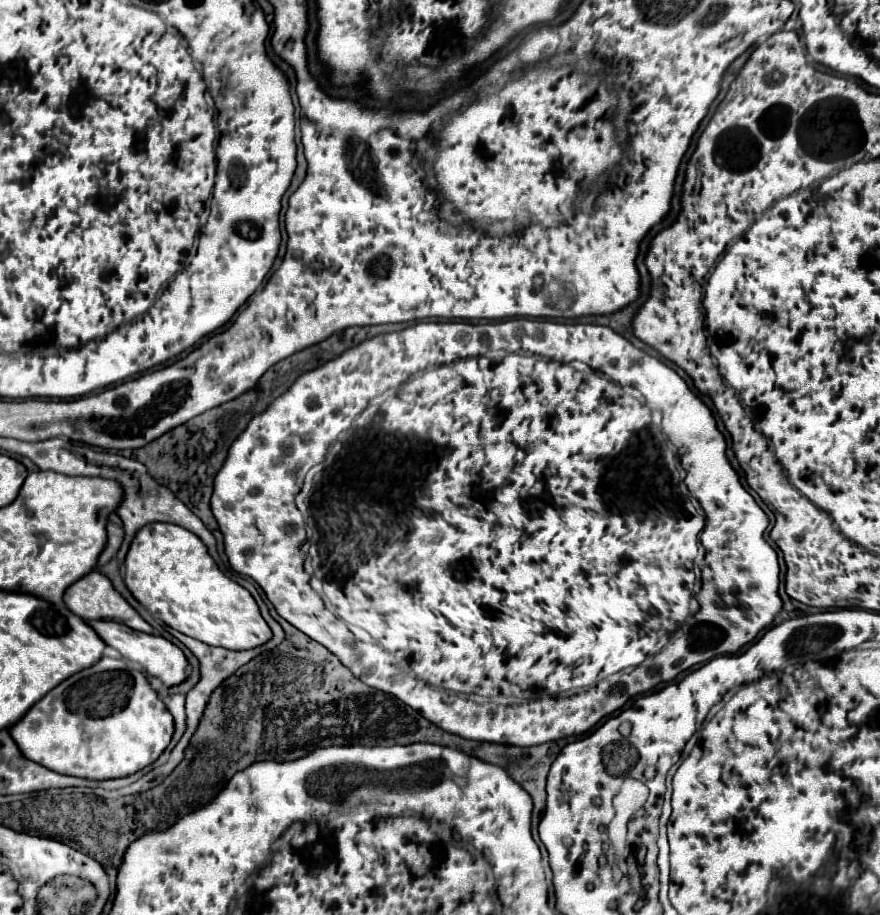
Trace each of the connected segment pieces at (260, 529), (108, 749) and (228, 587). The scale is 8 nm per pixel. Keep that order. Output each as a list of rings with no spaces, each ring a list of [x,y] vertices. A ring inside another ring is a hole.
[[[509,319],[477,323],[477,325],[468,321],[418,322],[414,327],[408,327],[400,333],[372,337],[348,349],[340,357],[324,363],[322,367],[300,375],[296,383],[282,397],[278,397],[262,415],[256,415],[250,421],[246,431],[232,443],[226,463],[214,479],[212,513],[224,535],[224,547],[226,547],[226,555],[228,555],[232,569],[242,575],[252,577],[264,589],[266,597],[270,599],[270,603],[274,605],[280,617],[284,617],[296,629],[306,633],[310,639],[320,641],[362,683],[396,695],[400,701],[408,703],[412,709],[424,715],[430,723],[436,723],[440,729],[460,735],[464,739],[472,739],[472,741],[490,741],[490,743],[530,747],[530,745],[564,739],[570,735],[582,735],[588,729],[592,729],[600,719],[618,711],[628,701],[628,697],[646,693],[652,687],[668,683],[676,679],[680,673],[692,669],[694,665],[708,663],[714,655],[738,653],[744,645],[752,643],[756,635],[762,629],[766,629],[774,621],[774,617],[782,611],[782,599],[778,595],[778,587],[780,587],[778,555],[764,539],[764,531],[770,519],[758,507],[754,497],[744,489],[738,473],[730,465],[726,457],[726,439],[718,431],[712,411],[688,389],[686,381],[674,369],[664,365],[660,359],[648,355],[646,351],[636,349],[632,343],[628,343],[622,335],[618,335],[610,327],[592,323],[552,323],[552,321],[536,321],[536,319]],[[572,359],[584,361],[598,373],[594,371],[582,373],[574,369],[570,365]],[[422,369],[424,369],[422,377],[408,381],[410,375]],[[622,385],[630,385],[638,389],[644,395],[646,405],[662,413],[662,431],[678,447],[682,467],[688,471],[690,493],[684,489],[684,485],[678,487],[676,491],[674,469],[670,469],[666,461],[668,459],[666,441],[658,441],[658,437],[652,435],[650,409],[642,405],[638,399],[634,399],[632,395],[628,395],[622,389]],[[396,387],[400,387],[398,395],[390,395],[380,405],[380,411],[372,415],[364,411],[370,399]],[[332,441],[340,442],[340,451],[336,455],[334,465],[328,467],[324,475],[322,501],[324,501],[324,493],[328,487],[332,489],[332,493],[336,493],[336,485],[340,485],[340,477],[364,475],[364,487],[362,491],[356,491],[362,495],[354,495],[354,501],[348,501],[348,503],[332,503],[332,493],[326,493],[326,517],[318,517],[316,521],[318,523],[316,555],[320,557],[320,565],[316,573],[324,573],[322,575],[324,578],[317,579],[317,583],[322,584],[322,589],[318,589],[310,585],[311,576],[304,571],[306,557],[300,549],[306,541],[306,529],[304,529],[302,513],[298,511],[294,503],[294,497],[300,493],[306,473],[324,459]],[[368,465],[372,467],[370,473],[366,469]],[[378,473],[380,477],[384,475],[384,483],[374,483],[374,477],[378,477]],[[690,495],[696,497],[700,507],[704,509],[706,525],[704,525],[704,515],[698,513],[696,501],[692,501]],[[698,533],[700,533],[700,545],[704,553],[702,571],[700,571],[702,589],[700,593],[694,595],[696,603],[690,603],[690,593],[694,585],[692,561],[698,553]],[[650,611],[658,613],[656,623],[650,621]],[[682,621],[684,621],[684,627],[680,627],[680,631],[672,635],[674,625]],[[662,627],[666,629],[666,637],[660,637],[656,633],[656,629],[662,629]],[[638,665],[640,665],[640,675],[634,675],[634,669]]]
[[[102,657],[96,665],[74,673],[48,691],[18,723],[12,725],[10,731],[20,751],[24,751],[24,757],[48,767],[50,771],[100,781],[132,775],[156,761],[172,739],[174,721],[142,671],[128,665],[124,659]]]
[[[148,523],[136,533],[124,559],[124,583],[152,615],[202,643],[242,651],[254,649],[272,637],[254,597],[218,569],[200,537],[180,525]]]

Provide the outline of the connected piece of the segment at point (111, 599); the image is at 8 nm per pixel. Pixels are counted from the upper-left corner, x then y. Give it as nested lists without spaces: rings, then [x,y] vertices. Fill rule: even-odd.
[[[90,571],[88,575],[80,577],[76,583],[72,583],[66,593],[64,593],[64,603],[66,607],[76,613],[78,617],[82,617],[84,621],[88,619],[108,619],[108,621],[116,621],[116,623],[124,623],[126,627],[134,629],[134,631],[142,631],[142,633],[154,633],[154,629],[124,601],[124,597],[112,587],[110,579],[102,573]]]

